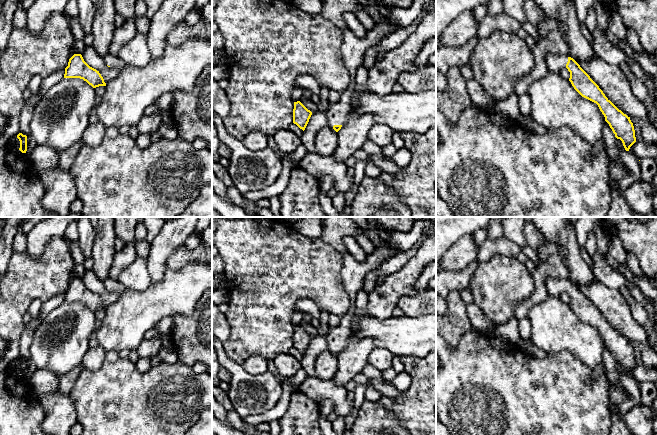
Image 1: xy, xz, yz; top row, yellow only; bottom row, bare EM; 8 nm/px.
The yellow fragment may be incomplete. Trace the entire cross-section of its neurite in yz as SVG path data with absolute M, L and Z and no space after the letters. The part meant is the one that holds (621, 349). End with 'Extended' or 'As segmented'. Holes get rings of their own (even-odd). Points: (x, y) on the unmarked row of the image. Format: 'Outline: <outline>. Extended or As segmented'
Outline: M547 279L546 288L549 296L558 296L567 292L570 296L569 305L574 313L584 322L596 327L609 348L615 361L620 363L626 375L636 366L633 347L626 338L619 334L603 317L599 310L568 279Z. Extended

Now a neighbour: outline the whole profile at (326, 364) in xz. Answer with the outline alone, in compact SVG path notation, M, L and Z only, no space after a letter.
M333 351L321 352L315 360L316 377L321 380L333 379L338 368L337 356Z

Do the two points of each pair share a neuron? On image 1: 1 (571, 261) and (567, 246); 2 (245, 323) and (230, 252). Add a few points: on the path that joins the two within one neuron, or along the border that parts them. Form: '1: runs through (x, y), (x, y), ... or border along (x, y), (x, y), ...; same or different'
1: runs through (571, 257), (569, 250); same
2: runs through (245, 305), (244, 270); same

